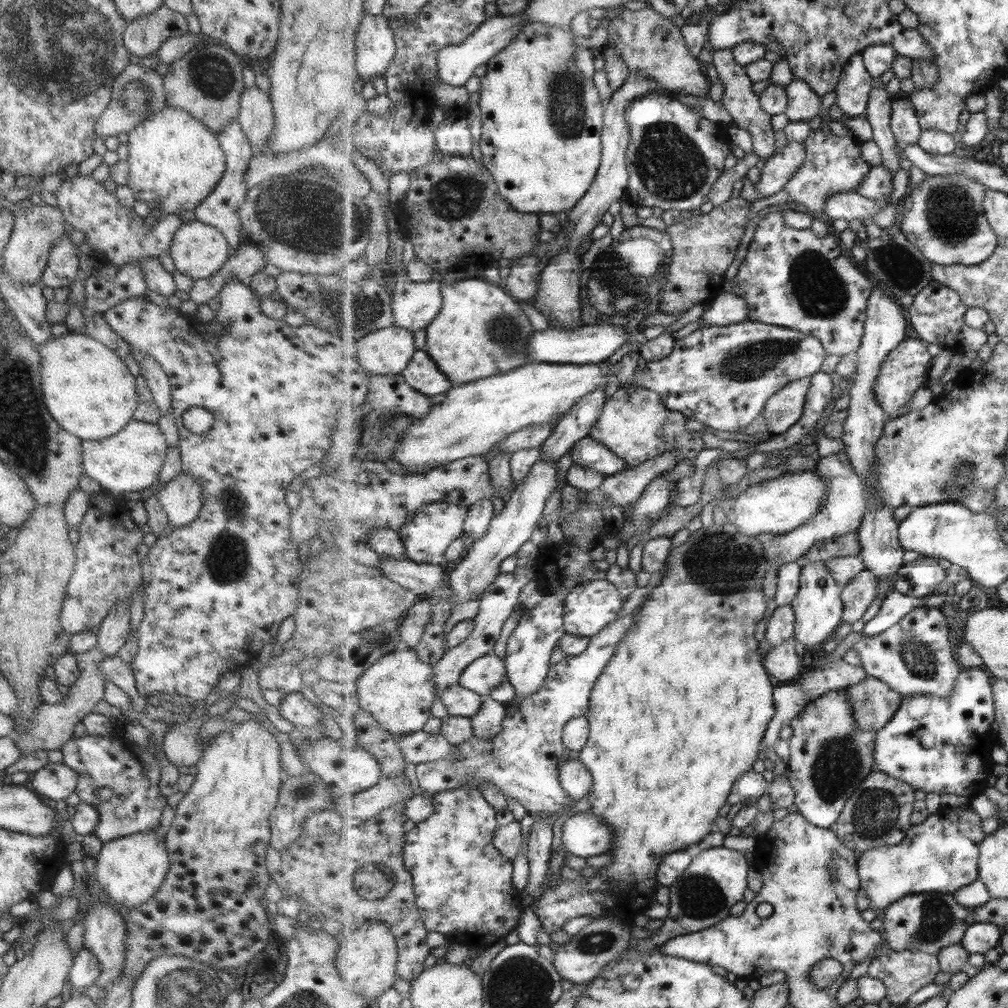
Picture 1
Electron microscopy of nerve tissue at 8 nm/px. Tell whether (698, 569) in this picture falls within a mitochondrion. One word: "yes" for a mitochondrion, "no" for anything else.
yes

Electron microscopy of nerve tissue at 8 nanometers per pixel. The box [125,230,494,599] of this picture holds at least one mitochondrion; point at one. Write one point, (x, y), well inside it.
(227, 561)

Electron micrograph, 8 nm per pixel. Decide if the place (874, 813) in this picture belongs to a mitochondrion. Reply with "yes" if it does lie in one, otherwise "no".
yes

